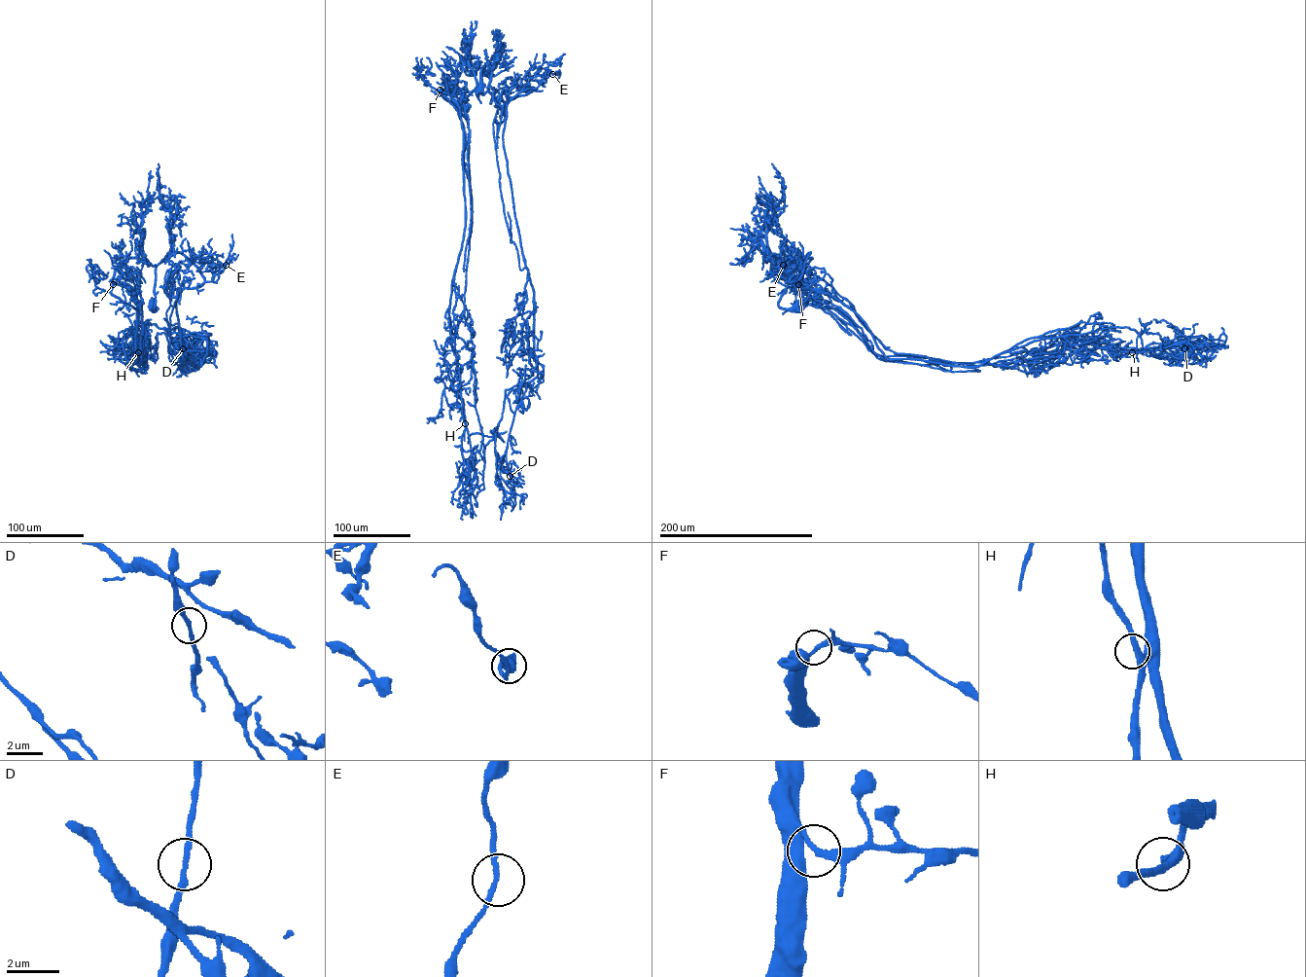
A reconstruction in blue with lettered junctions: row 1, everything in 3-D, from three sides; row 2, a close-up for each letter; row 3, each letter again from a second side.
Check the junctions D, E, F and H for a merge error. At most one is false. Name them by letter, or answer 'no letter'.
no letter

